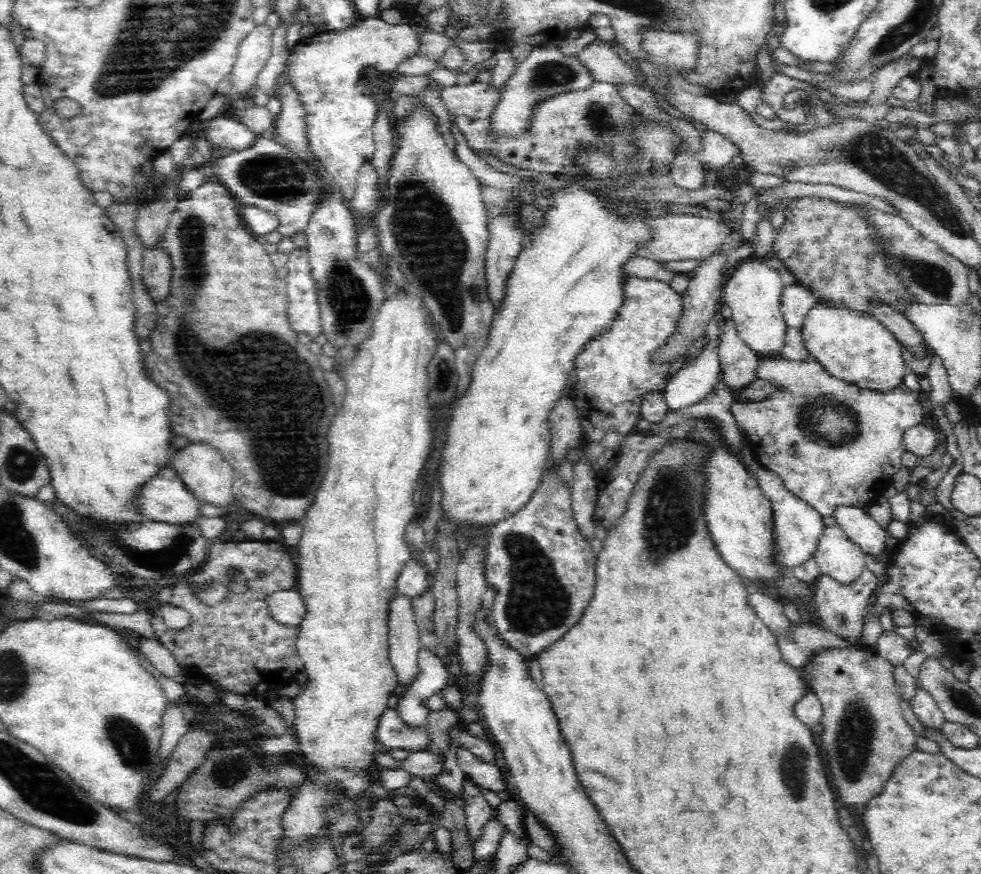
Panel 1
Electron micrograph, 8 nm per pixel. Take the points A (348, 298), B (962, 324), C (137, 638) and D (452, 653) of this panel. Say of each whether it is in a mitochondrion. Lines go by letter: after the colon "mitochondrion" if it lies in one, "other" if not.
A: mitochondrion
B: mitochondrion
C: other
D: other

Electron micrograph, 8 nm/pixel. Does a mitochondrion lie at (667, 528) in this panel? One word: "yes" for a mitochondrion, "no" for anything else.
yes

